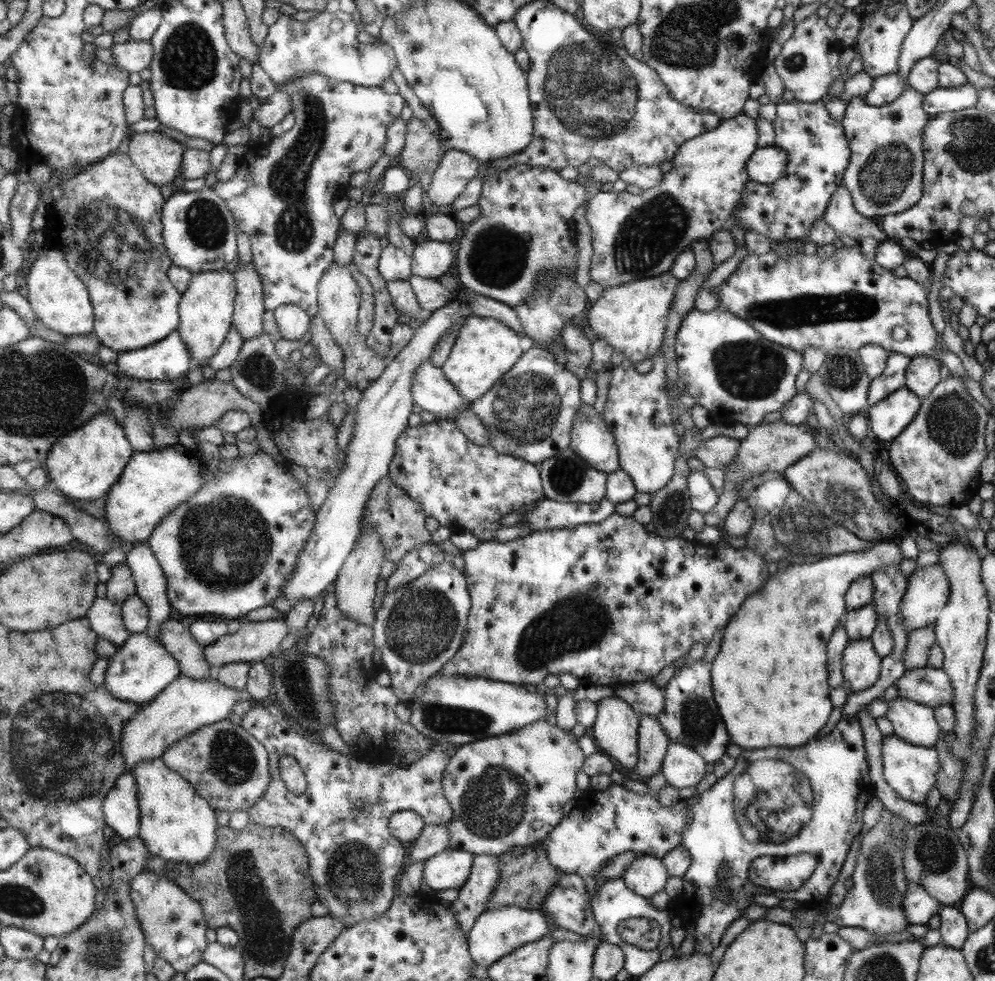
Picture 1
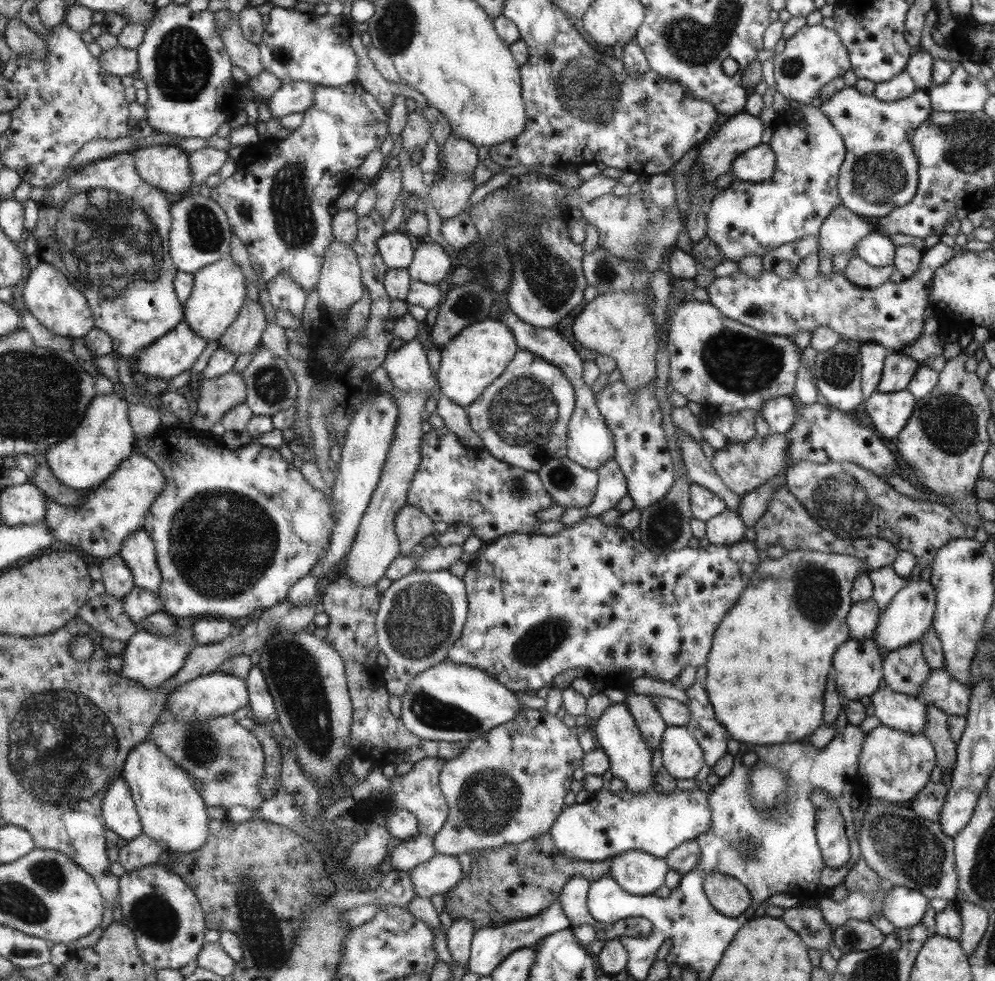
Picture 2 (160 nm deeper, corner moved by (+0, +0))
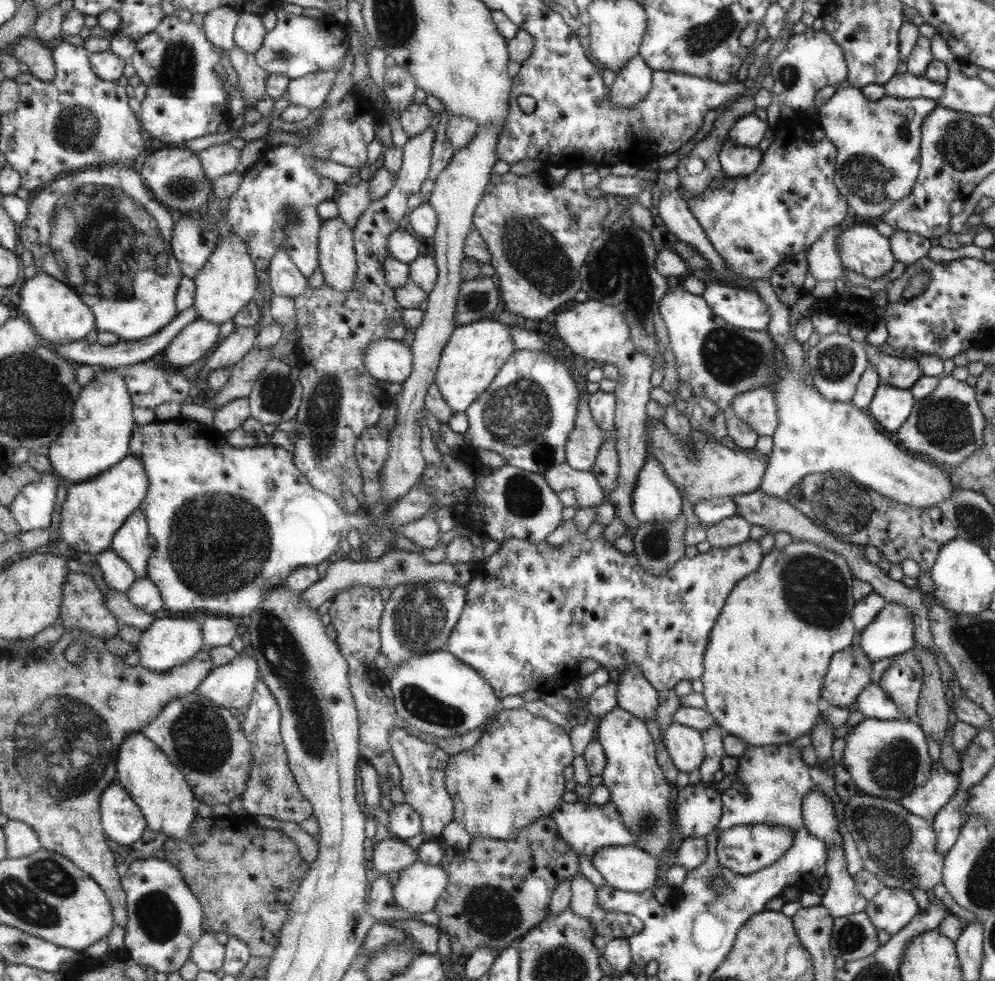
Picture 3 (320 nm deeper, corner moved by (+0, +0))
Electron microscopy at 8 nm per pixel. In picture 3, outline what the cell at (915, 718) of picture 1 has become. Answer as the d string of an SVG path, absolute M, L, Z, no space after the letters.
M869 683L856 698L855 706L865 719L906 720L900 708L888 698L888 694L879 685Z

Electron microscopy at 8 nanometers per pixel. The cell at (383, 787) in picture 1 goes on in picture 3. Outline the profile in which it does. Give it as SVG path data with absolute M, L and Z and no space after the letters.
M403 728L393 730L391 738L397 764L403 773L402 791L404 802L413 807L423 819L423 834L426 840L441 838L445 825L453 820L452 798L445 787L447 754L439 745L425 742L407 734Z

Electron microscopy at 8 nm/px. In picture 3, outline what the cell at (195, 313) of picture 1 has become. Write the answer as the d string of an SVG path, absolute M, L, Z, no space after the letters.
M240 236L221 237L221 242L217 250L208 260L208 264L198 273L195 279L197 294L195 300L195 310L199 314L199 319L215 324L225 324L241 312L249 302L257 299L258 279L260 272L256 262L253 260L249 248Z

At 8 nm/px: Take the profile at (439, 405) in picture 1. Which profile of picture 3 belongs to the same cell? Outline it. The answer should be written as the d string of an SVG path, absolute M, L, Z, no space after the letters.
M379 339L367 348L364 361L380 381L404 383L413 372L412 347L395 339Z

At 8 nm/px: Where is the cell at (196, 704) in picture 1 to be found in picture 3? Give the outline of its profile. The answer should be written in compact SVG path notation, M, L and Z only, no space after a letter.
M247 649L232 664L215 667L198 692L214 704L245 711L260 680L260 664Z

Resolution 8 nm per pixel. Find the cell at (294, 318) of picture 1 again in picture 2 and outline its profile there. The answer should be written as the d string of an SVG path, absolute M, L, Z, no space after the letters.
M280 274L275 281L268 283L268 294L274 309L288 312L295 318L300 318L305 310L305 302L307 302L307 292L293 277L286 274Z

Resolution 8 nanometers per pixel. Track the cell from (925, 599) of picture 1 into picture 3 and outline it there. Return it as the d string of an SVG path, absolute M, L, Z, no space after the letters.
M887 602L871 624L858 634L857 644L861 651L868 656L869 663L875 663L883 658L891 659L899 654L907 653L915 645L915 625L912 622L912 613L907 606L897 602Z

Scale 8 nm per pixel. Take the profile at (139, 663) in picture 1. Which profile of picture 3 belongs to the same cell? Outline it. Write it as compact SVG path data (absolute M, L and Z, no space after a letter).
M156 618L144 631L141 642L135 646L139 654L139 664L155 672L165 672L187 665L198 653L205 650L204 622L185 618Z

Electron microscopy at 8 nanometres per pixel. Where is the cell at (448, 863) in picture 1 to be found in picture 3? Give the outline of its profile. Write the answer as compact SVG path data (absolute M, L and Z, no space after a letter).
M419 860L413 861L406 870L400 871L399 880L394 884L394 904L409 914L425 914L425 912L434 911L447 884L448 875L443 866L431 866Z

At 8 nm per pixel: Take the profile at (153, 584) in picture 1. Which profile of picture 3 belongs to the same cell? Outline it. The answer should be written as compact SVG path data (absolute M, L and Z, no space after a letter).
M139 508L117 531L112 542L111 549L133 567L139 579L148 577L148 560L155 549L147 544L149 534L148 518Z

